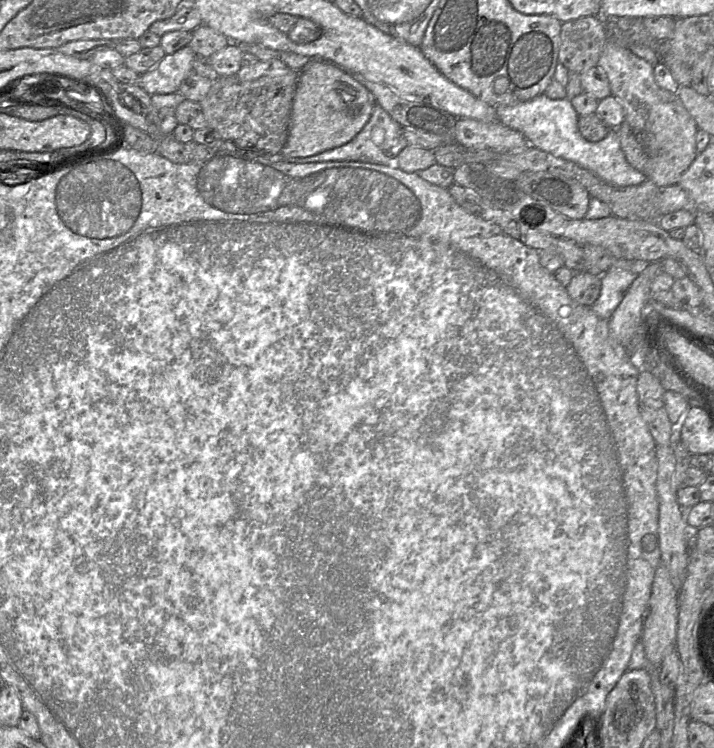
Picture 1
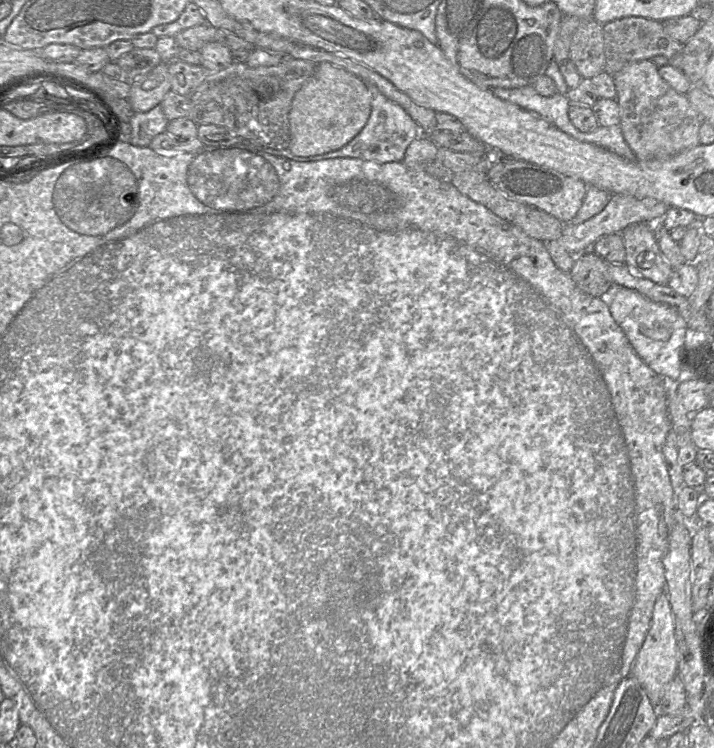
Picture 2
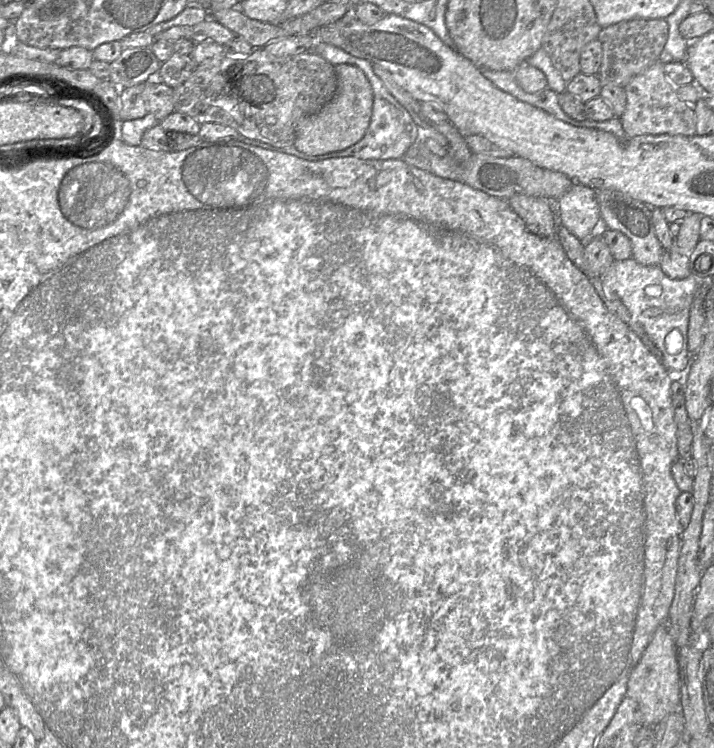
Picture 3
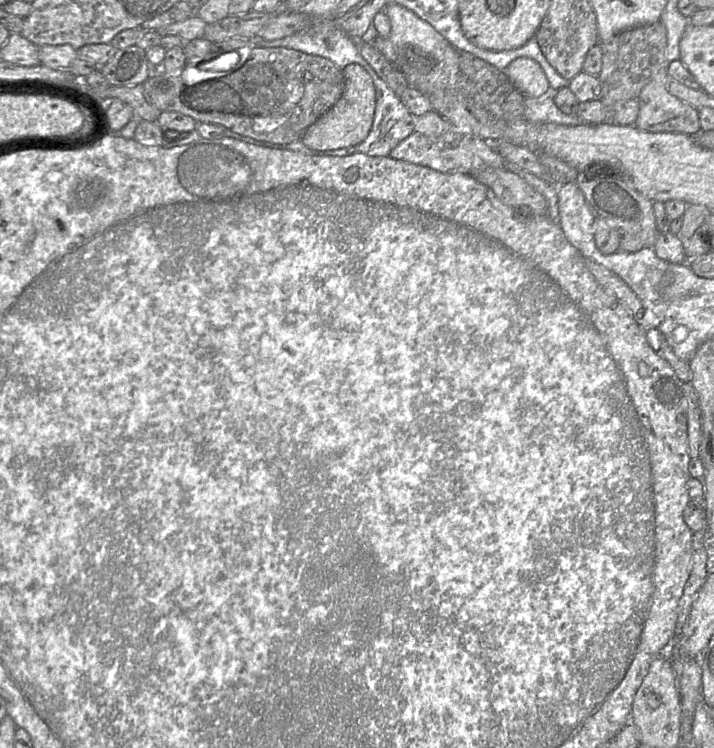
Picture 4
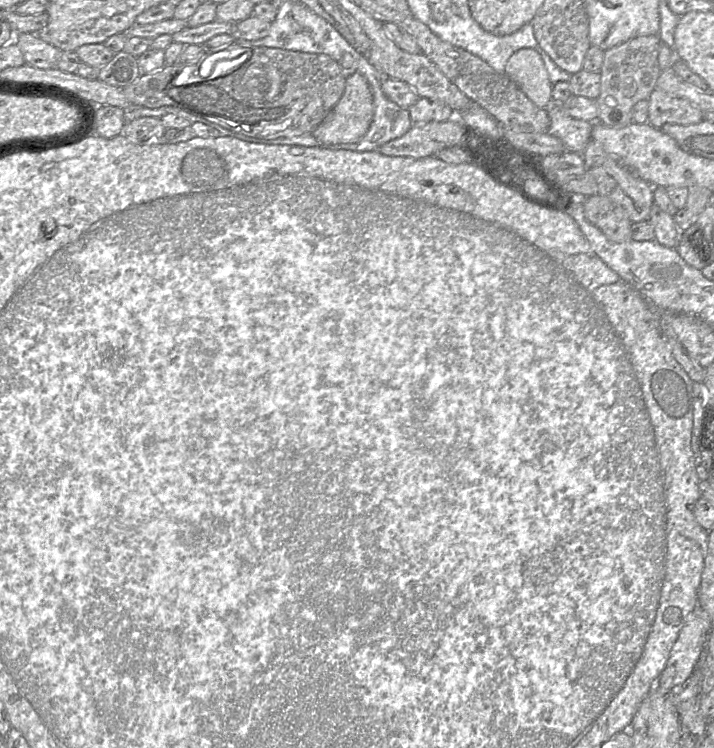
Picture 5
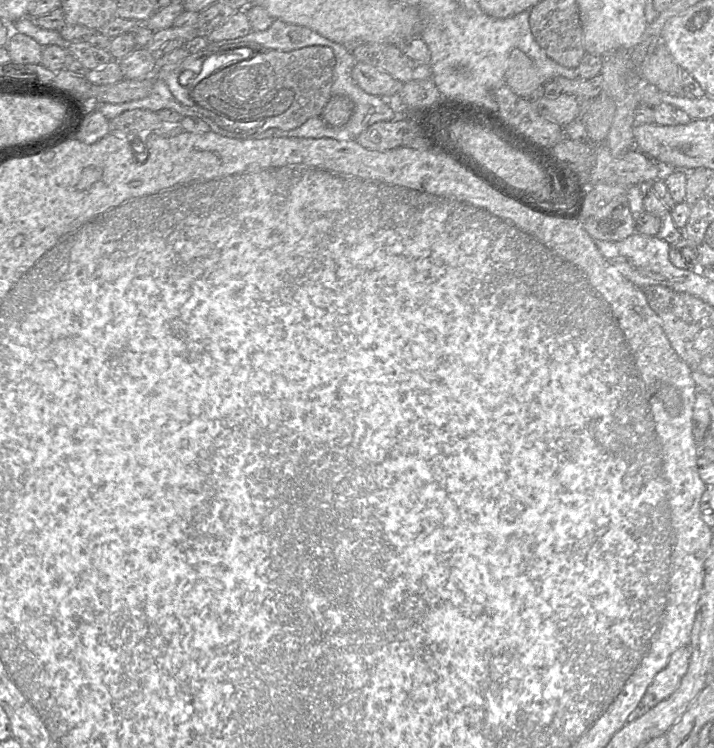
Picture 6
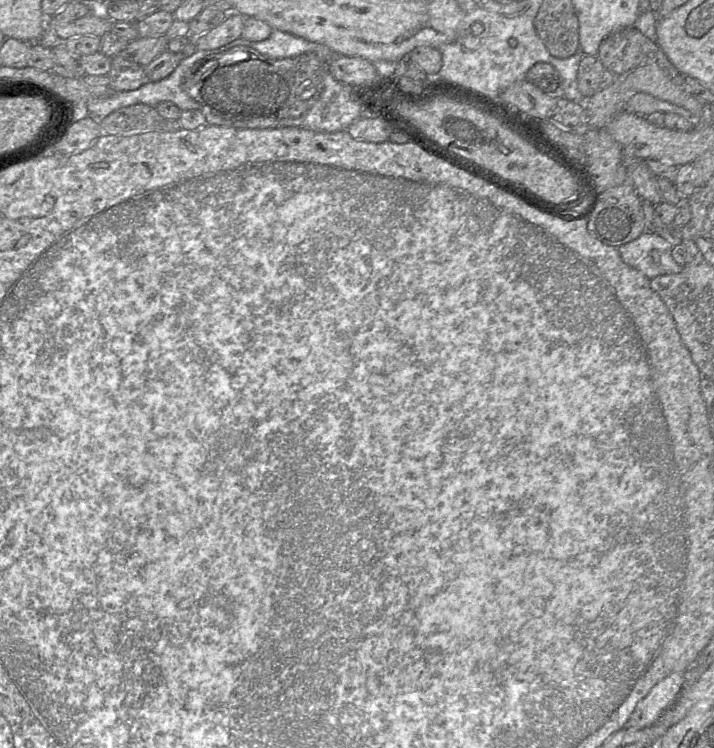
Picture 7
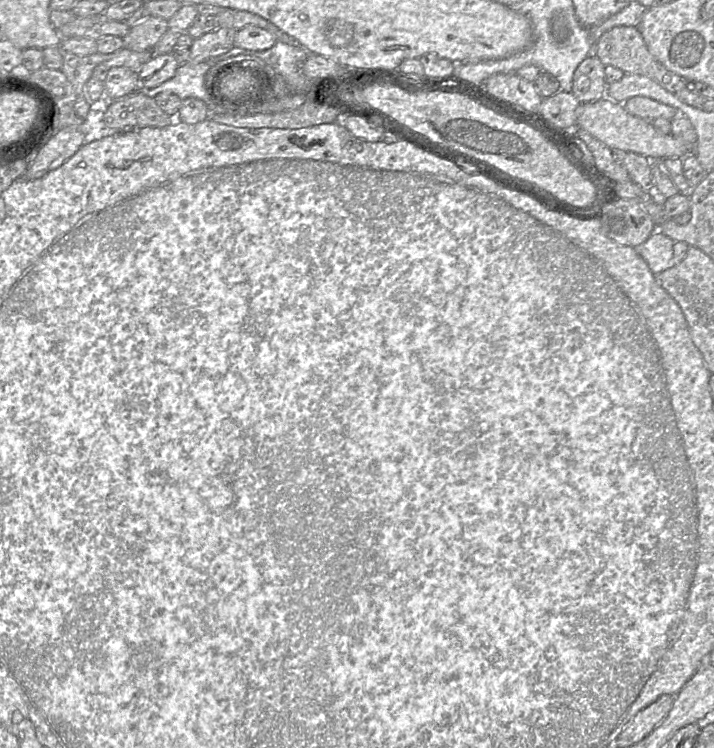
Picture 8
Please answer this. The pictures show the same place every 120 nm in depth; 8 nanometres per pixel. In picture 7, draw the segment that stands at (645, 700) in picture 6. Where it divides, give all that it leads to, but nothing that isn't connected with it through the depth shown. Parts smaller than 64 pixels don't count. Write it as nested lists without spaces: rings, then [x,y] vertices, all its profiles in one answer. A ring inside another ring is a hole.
[[[675,672],[662,679],[637,704],[625,727],[641,729],[652,725],[678,697],[684,672]]]

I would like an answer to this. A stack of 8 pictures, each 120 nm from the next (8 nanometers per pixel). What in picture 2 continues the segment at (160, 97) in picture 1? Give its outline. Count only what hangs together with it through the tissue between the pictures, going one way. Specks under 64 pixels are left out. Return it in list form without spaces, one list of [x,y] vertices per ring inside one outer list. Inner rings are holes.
[[[159,104],[147,112],[134,112],[129,122],[130,143],[147,147],[156,135],[166,131],[168,119]]]

